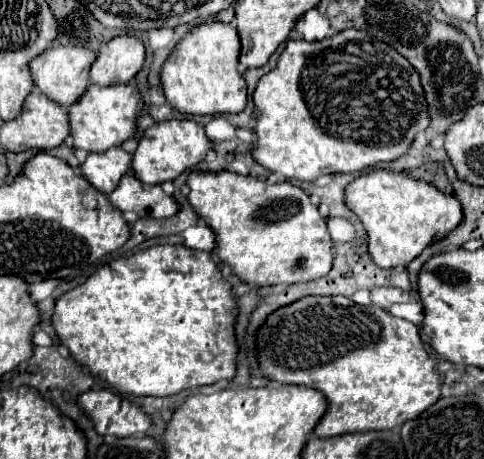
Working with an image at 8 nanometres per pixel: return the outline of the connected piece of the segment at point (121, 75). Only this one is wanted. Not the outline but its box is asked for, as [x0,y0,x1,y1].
[90,36,144,86]

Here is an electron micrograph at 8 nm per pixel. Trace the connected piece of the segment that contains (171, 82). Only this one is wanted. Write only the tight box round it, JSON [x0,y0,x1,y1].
[160,22,248,114]

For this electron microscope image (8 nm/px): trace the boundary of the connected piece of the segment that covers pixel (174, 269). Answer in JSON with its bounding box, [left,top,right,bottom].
[52,246,236,396]

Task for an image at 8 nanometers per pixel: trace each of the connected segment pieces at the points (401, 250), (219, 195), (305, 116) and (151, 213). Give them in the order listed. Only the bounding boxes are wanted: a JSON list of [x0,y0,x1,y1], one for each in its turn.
[[346,170,462,268],[188,172,332,286],[252,30,428,182],[108,174,178,218]]

